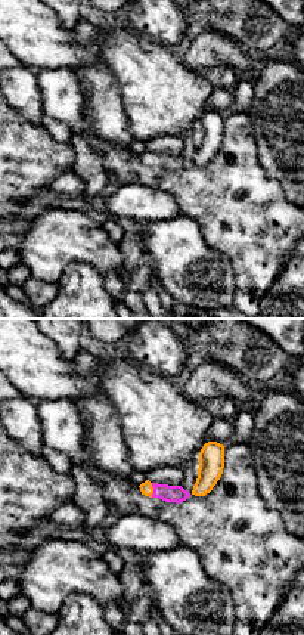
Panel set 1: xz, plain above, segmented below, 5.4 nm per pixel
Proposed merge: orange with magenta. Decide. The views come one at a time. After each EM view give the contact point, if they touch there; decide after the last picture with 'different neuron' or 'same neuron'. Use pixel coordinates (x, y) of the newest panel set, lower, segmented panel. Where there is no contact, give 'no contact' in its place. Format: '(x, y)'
(152, 491)

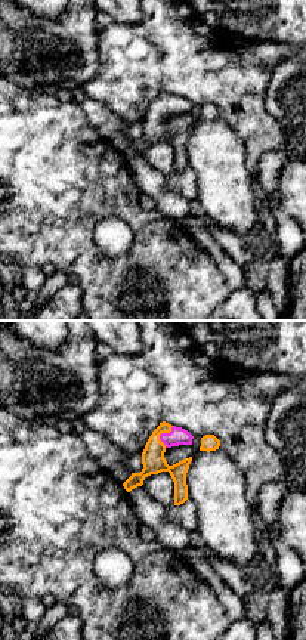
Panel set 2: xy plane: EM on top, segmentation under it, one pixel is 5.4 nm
(161, 432)

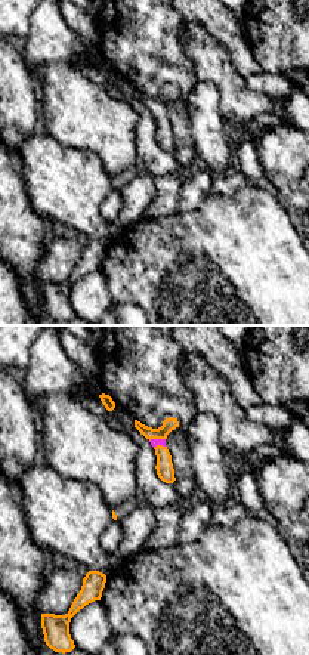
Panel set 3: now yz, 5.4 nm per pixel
(157, 438)

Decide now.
same neuron

